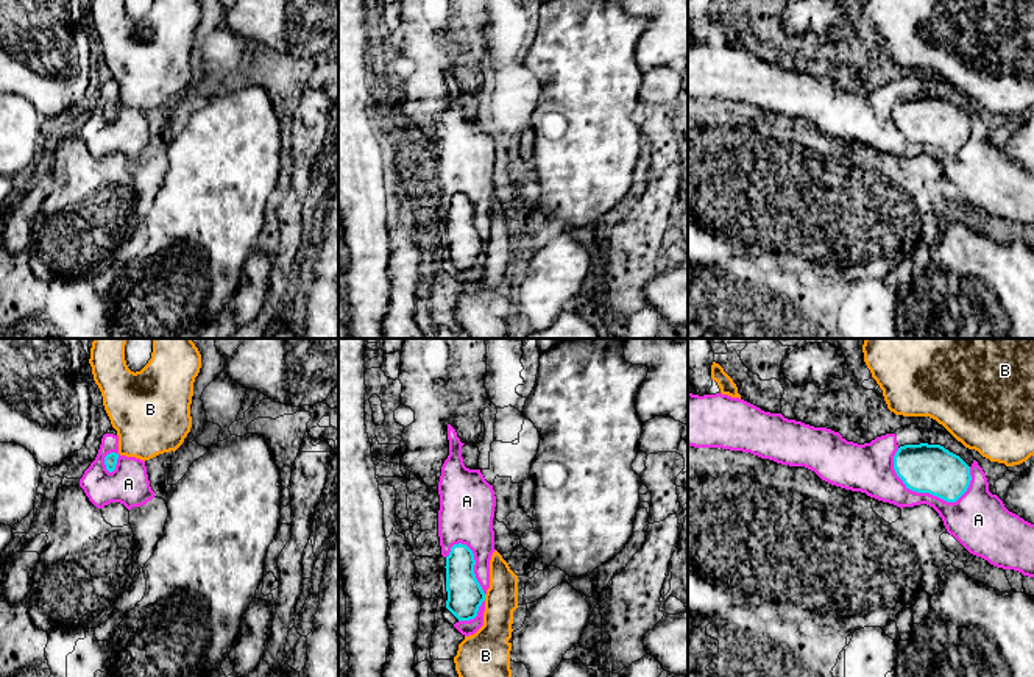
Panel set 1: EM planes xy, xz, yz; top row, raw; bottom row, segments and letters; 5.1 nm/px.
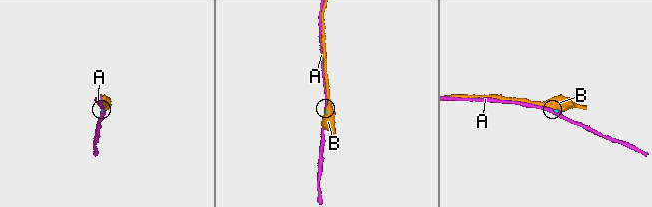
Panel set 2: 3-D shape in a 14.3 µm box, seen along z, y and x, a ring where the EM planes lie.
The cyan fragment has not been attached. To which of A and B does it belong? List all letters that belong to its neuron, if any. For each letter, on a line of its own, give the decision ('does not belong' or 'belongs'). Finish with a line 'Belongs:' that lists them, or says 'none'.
A: does not belong
B: belongs
Belongs: B

